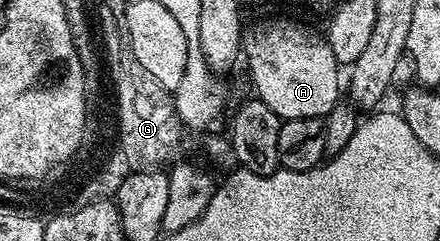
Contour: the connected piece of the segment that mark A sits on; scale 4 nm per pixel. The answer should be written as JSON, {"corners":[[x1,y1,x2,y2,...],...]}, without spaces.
{"corners":[[265,22,262,26,253,26,244,31,243,34,243,58,249,61,249,78,253,81,256,97,263,100,263,104,267,104,267,108,271,108,271,112,275,112,283,120,286,118,324,118,331,112,331,108,335,108,335,104,339,100,340,92,343,90,343,82,337,79,337,70,339,71,339,63,335,60,335,52,331,52,328,37,316,34,309,26,300,26,297,22]]}

